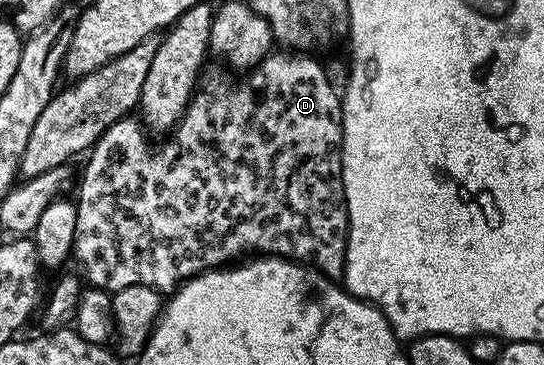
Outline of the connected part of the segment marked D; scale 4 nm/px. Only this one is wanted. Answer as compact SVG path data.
M280 49L269 53L257 67L252 68L243 77L233 77L223 66L209 66L198 80L197 89L192 94L186 113L168 137L172 139L158 144L157 147L152 147L151 141L148 140L149 132L139 118L120 119L110 125L110 129L106 129L106 133L102 133L100 140L87 152L88 164L84 167L84 176L81 179L79 176L78 179L80 199L75 200L78 225L74 229L72 259L80 266L79 274L91 286L101 287L109 293L130 289L130 285L146 285L155 287L161 293L168 293L179 287L185 279L193 279L203 271L215 271L217 267L227 267L245 257L279 255L282 259L295 259L298 263L314 267L327 279L339 280L344 274L348 241L348 210L342 185L340 156L344 136L344 108L337 88L336 91L332 88L323 65L316 59L319 58Z

